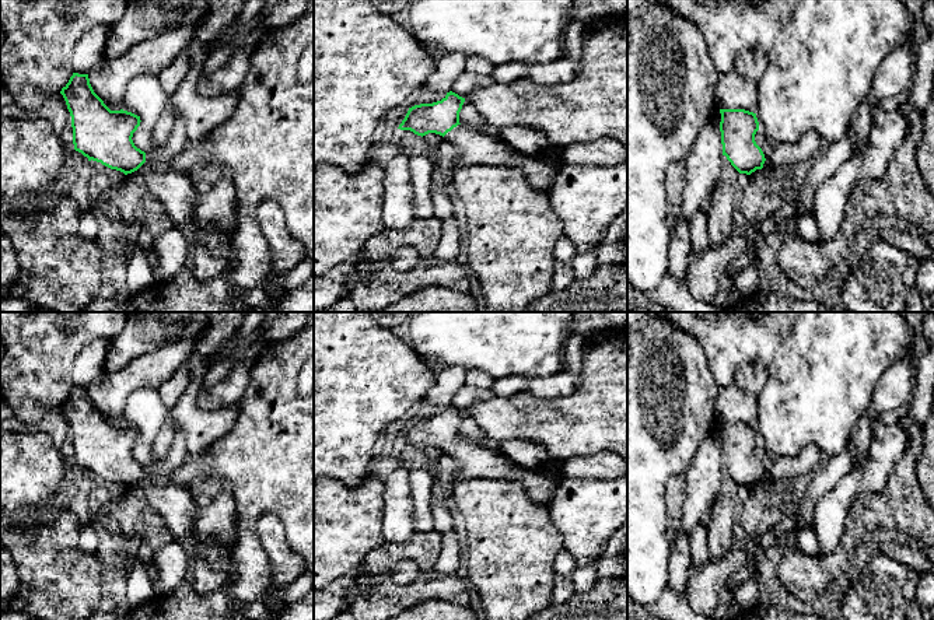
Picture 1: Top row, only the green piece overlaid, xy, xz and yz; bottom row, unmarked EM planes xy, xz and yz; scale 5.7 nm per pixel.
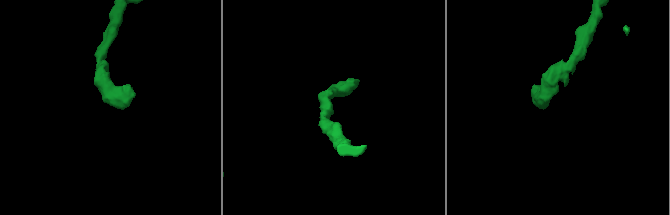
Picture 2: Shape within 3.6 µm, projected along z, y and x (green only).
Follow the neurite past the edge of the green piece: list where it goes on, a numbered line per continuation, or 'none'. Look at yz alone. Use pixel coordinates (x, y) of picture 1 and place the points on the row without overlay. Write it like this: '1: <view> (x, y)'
1: yz (784, 494)

